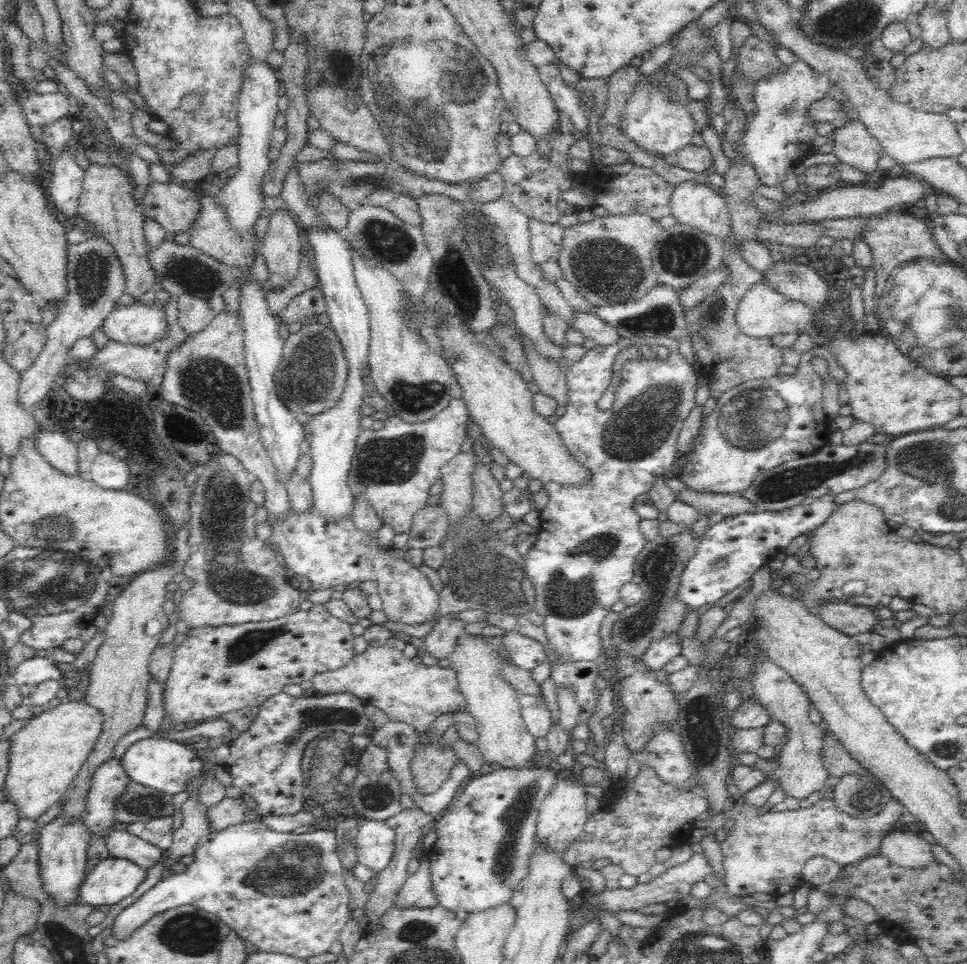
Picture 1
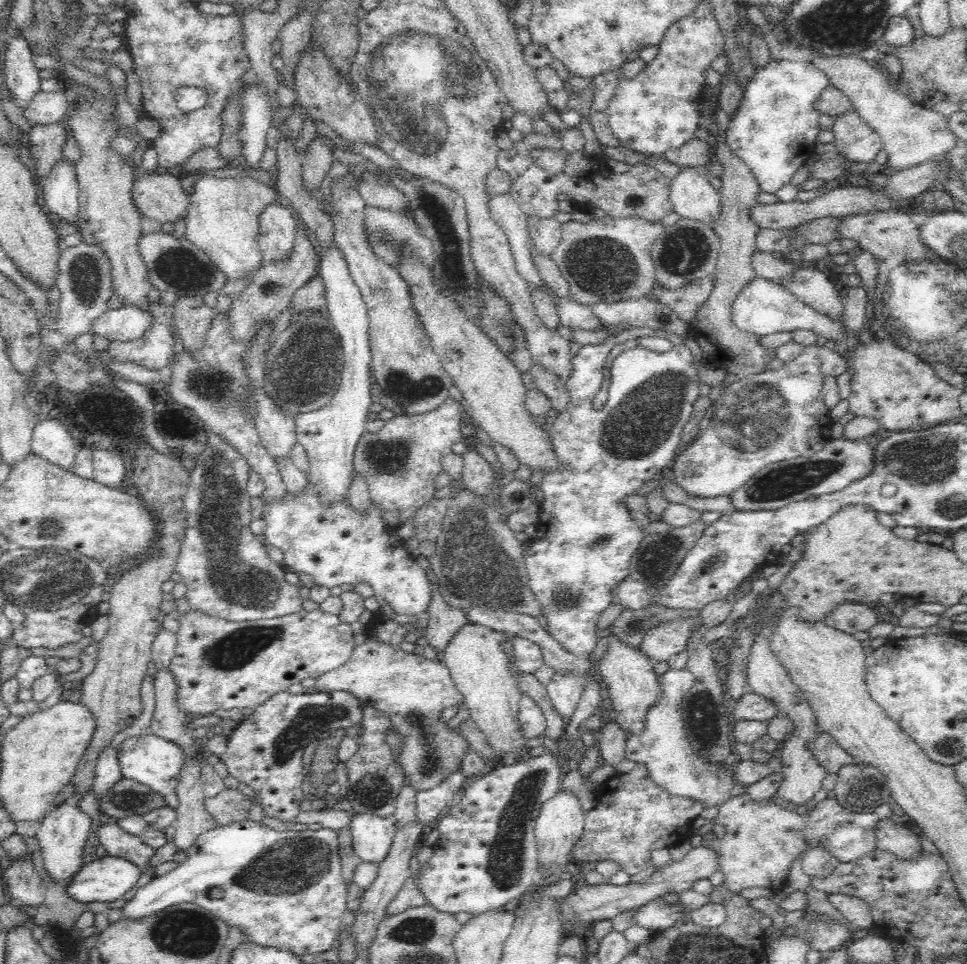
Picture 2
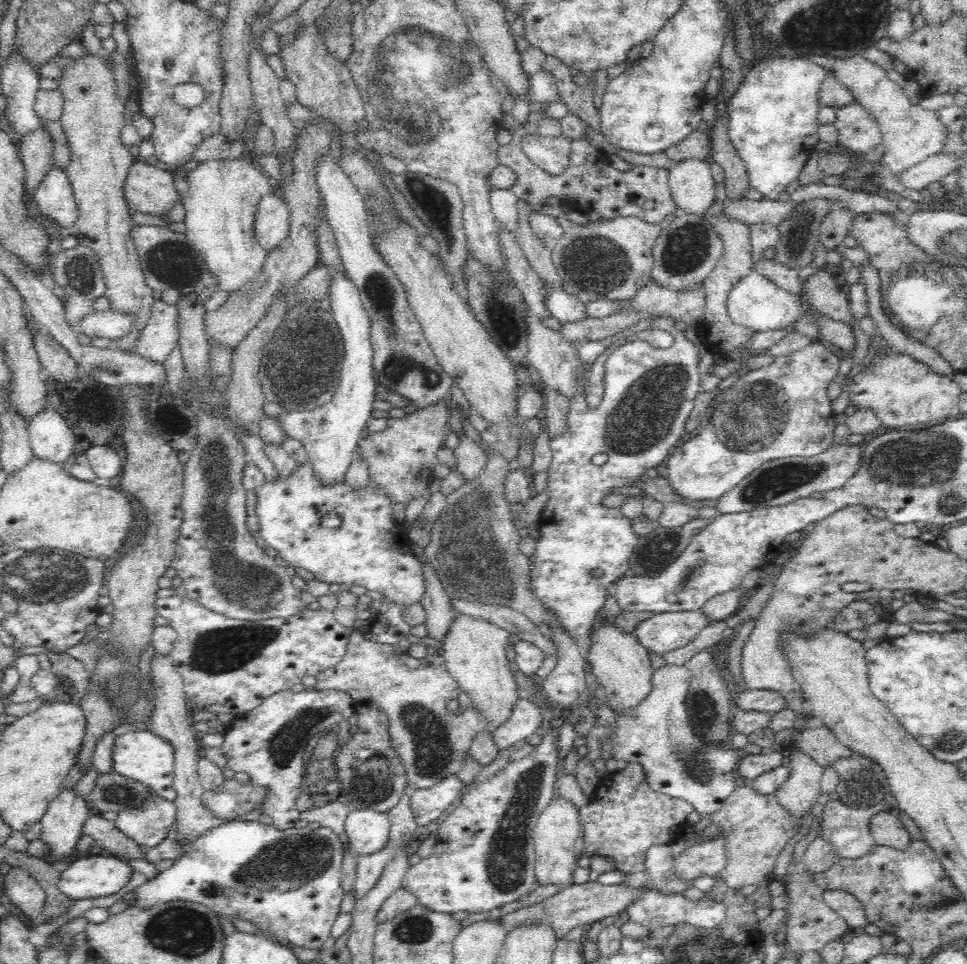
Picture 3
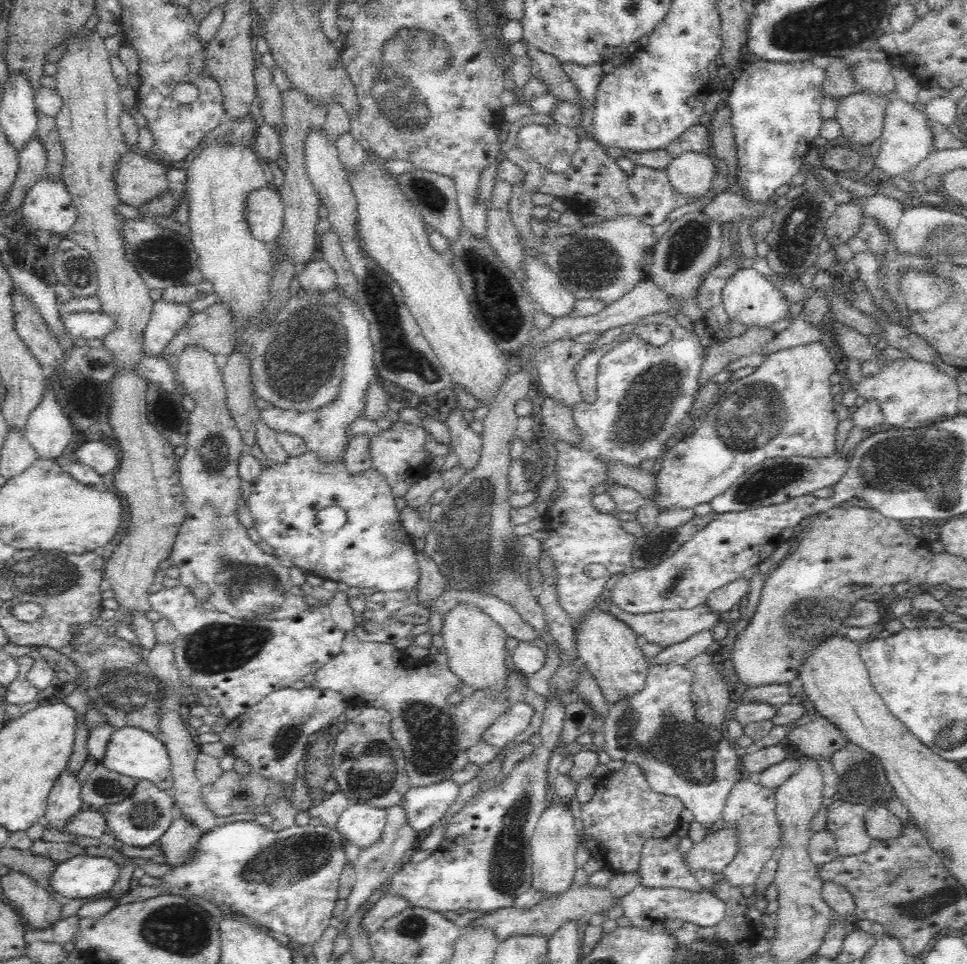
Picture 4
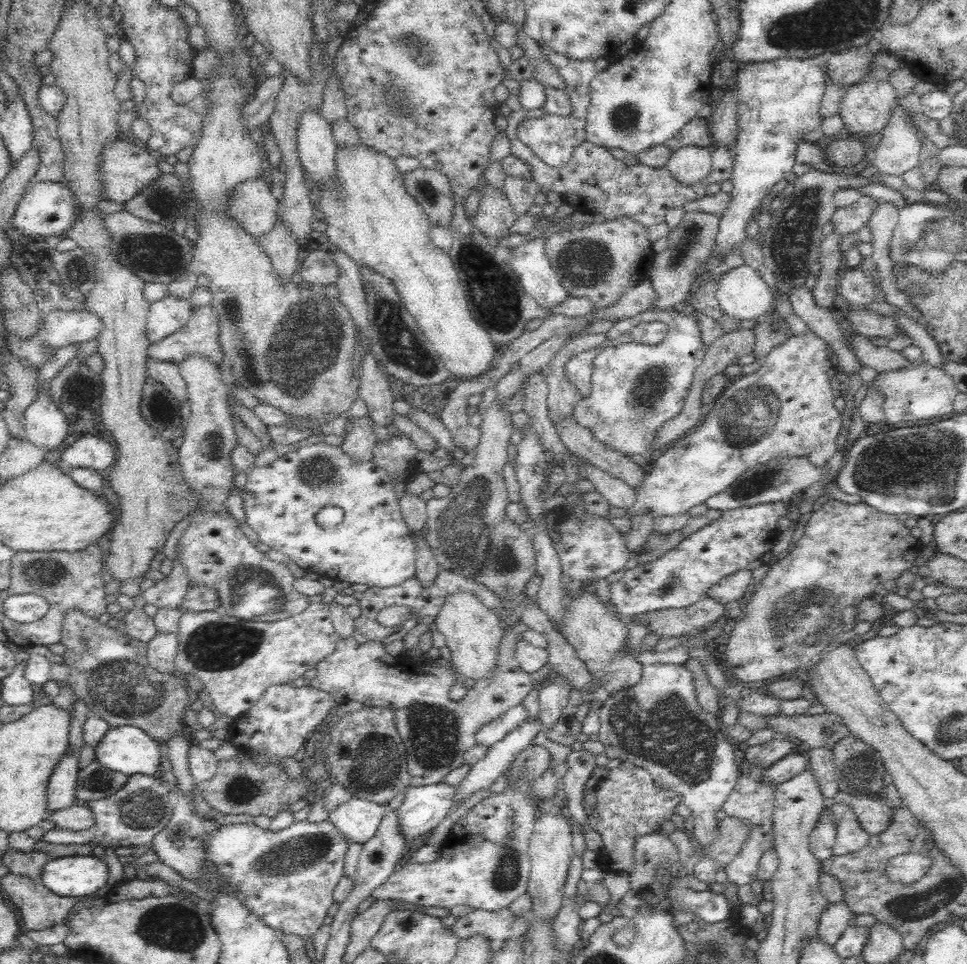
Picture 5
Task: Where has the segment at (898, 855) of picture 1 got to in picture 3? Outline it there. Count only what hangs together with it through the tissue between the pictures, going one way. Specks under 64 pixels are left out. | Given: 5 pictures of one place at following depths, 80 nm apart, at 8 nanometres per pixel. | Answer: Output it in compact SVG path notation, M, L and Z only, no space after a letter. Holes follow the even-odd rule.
M893 811L875 814L871 820L871 831L876 845L898 851L905 851L912 840Z

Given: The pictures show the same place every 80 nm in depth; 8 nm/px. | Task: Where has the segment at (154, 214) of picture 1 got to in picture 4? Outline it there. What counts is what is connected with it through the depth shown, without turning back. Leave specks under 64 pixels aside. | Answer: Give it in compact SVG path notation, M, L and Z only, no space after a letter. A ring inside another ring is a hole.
M131 150L121 160L115 176L120 201L140 210L162 200L171 187L167 172L167 165L150 161L138 150Z

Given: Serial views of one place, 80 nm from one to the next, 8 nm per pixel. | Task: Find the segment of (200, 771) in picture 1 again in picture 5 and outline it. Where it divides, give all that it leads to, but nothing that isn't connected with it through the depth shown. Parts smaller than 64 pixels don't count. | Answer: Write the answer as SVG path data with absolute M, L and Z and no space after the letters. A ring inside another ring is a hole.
M137 726L110 727L95 750L95 758L102 766L114 772L122 773L126 776L142 774L164 782L162 776L160 776L160 766L162 764L160 745L149 734L146 734L145 730L140 730Z

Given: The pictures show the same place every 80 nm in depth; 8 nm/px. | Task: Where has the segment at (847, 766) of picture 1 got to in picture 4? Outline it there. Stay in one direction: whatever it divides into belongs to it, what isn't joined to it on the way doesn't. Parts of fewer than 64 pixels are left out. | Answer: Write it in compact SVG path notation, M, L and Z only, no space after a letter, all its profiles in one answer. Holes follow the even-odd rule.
M822 717L794 728L787 738L802 754L814 760L824 758L830 761L837 750L847 745L842 731Z

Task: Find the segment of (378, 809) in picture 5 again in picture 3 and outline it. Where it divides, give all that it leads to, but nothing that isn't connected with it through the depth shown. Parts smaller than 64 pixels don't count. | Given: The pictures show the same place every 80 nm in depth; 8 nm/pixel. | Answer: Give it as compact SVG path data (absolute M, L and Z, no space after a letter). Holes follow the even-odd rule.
M352 809L345 820L350 847L358 856L379 853L390 844L390 825L386 813Z

